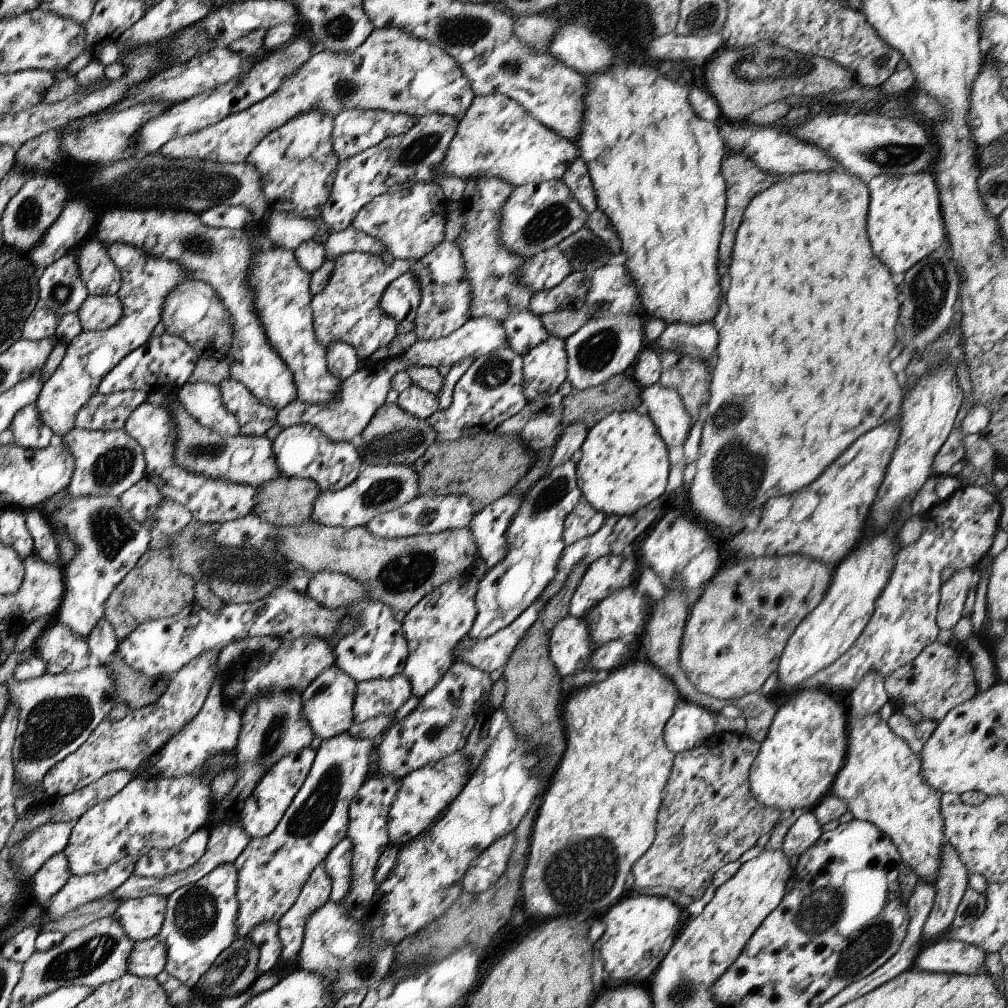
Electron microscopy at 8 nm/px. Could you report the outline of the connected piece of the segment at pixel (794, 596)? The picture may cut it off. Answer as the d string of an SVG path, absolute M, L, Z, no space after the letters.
M784 555L784 556L771 556L771 557L756 557L753 559L740 558L738 562L732 562L730 566L724 564L724 568L717 572L704 586L703 593L700 598L691 606L690 612L685 622L683 635L681 638L680 649L680 664L683 668L688 680L694 684L698 692L702 694L709 694L712 698L718 700L726 700L726 702L735 702L736 699L752 694L756 690L760 690L762 685L772 672L778 668L782 651L796 627L818 606L818 603L823 599L827 588L830 586L832 567L820 562L816 559L804 555Z

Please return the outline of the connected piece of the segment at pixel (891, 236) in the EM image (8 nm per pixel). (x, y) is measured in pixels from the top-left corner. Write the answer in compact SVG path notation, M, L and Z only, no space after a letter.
M926 170L900 177L878 175L867 183L870 193L867 232L871 249L892 274L904 274L947 239L935 176Z

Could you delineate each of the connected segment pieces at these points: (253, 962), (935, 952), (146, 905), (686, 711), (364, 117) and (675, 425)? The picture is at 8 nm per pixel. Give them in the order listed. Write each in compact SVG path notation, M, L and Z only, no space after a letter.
M250 937L234 940L194 986L198 996L211 999L235 997L245 993L258 978L259 948Z
M942 939L922 948L914 968L935 973L974 974L984 971L985 950L959 940Z
M137 896L122 901L111 918L118 920L134 943L157 937L162 929L167 899L162 896Z
M682 697L664 727L667 747L677 755L700 746L716 732L716 717L716 713Z
M350 108L342 110L333 119L333 132L331 137L332 147L339 161L353 158L356 154L377 146L390 136L399 136L411 130L417 119L407 116L405 113L384 112L384 110L362 110L362 108Z
M658 382L642 390L641 402L667 446L682 446L686 442L693 420L676 389L663 387Z

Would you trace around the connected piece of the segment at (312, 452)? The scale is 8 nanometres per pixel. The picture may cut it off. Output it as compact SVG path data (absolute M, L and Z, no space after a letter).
M296 424L282 430L272 443L272 451L280 474L312 480L321 492L343 490L360 474L362 458L358 449L350 442L335 442L332 438L327 438L322 430L310 424Z

